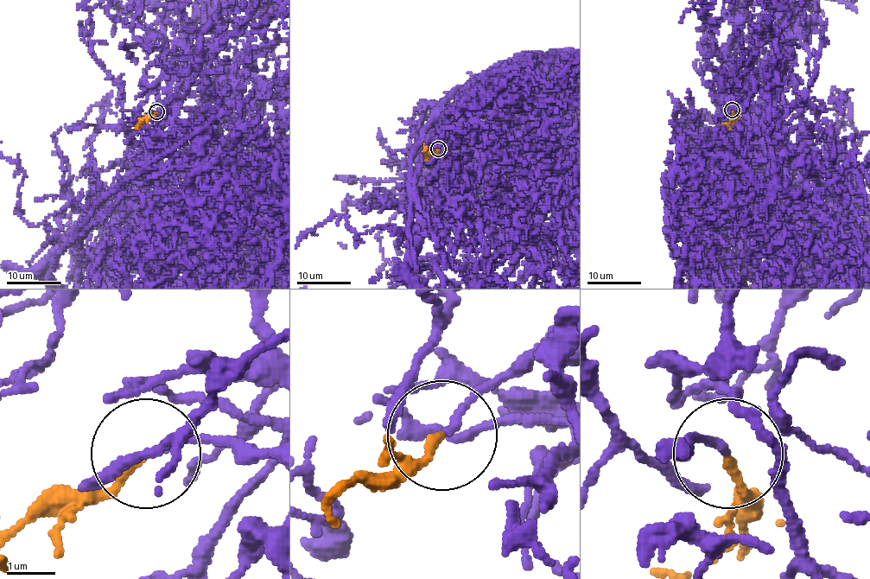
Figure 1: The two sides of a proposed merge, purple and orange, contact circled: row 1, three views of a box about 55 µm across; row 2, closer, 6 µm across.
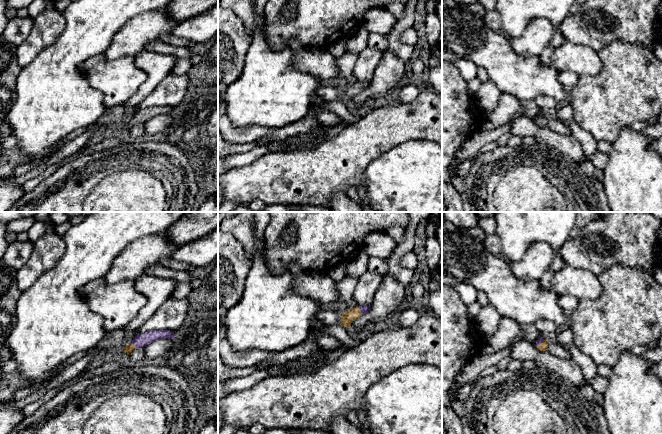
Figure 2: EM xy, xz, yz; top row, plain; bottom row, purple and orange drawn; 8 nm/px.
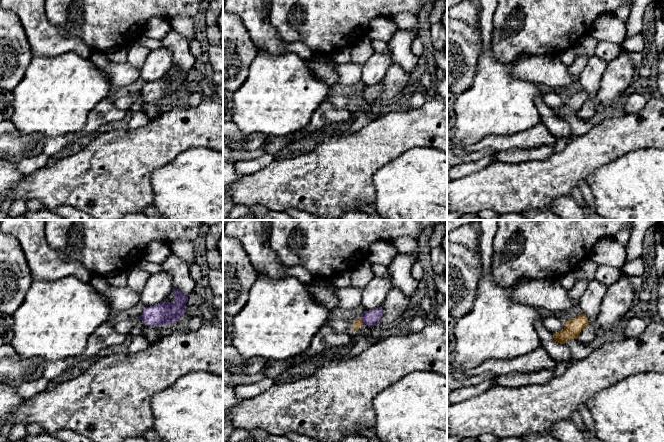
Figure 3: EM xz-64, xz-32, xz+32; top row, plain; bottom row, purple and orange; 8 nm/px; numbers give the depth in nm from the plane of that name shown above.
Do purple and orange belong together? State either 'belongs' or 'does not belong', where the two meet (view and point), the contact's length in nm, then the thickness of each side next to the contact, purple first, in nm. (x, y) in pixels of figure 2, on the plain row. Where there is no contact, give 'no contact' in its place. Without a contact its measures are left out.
belongs | xz (360, 87) | 80 nm | 60/100 nm

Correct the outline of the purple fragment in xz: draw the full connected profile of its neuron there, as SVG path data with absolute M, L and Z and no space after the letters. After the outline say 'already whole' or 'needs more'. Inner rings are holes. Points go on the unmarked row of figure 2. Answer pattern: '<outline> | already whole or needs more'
M371 81L369 82L356 82L350 86L347 86L342 90L342 93L341 93L341 99L340 101L341 102L344 102L346 104L349 104L349 102L351 101L351 99L357 95L358 93L366 90L369 86L370 86L370 83Z | needs more

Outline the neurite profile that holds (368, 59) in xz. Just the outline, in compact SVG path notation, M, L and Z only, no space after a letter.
M367 46L357 55L357 60L352 72L357 82L364 83L371 81L383 54L384 51Z

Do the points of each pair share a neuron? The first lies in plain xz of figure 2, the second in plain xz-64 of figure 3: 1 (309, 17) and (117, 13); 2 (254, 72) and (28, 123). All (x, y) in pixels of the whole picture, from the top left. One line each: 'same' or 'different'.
1: same
2: same

